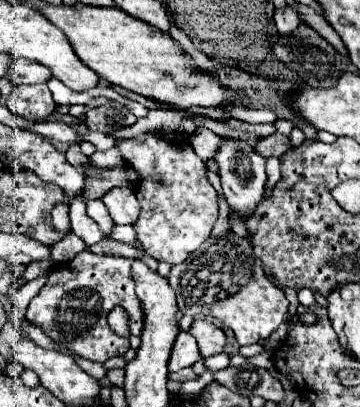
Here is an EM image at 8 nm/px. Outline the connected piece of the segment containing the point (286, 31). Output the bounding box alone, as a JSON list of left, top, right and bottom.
[274,7,300,35]

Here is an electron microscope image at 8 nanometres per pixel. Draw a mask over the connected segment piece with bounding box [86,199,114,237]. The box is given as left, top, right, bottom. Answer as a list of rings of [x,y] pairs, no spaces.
[[[94,199],[94,201],[86,201],[86,213],[102,227],[102,231],[104,231],[104,237],[108,237],[110,235],[110,231],[112,231],[112,227],[114,227],[114,223],[112,223],[112,219],[110,219],[110,215],[108,215],[108,209],[104,207],[104,203],[100,201],[100,199]]]

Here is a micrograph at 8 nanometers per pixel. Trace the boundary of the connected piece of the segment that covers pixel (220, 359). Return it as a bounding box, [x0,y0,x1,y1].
[206,353,230,371]

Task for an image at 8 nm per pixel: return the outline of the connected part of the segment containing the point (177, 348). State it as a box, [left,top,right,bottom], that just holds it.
[168,331,200,371]

